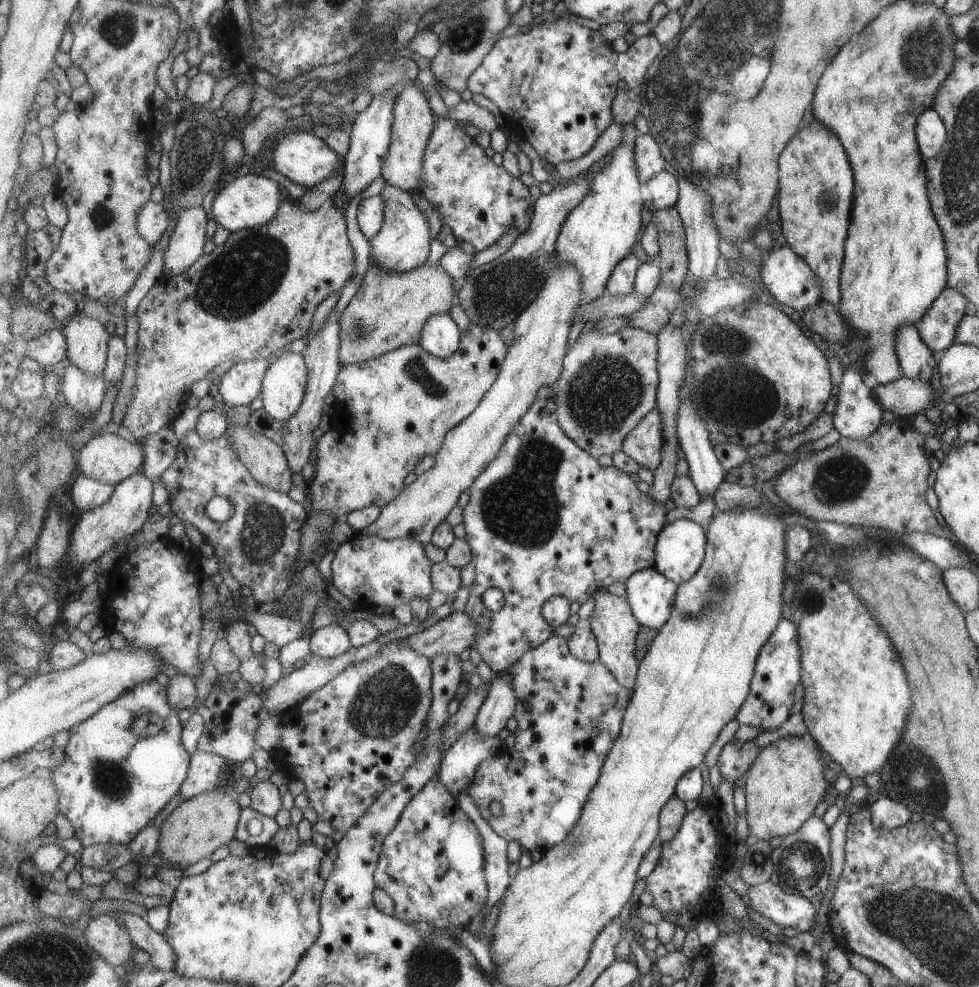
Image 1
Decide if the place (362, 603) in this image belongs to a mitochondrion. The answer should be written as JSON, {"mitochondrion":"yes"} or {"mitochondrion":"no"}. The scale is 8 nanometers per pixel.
{"mitochondrion":"no"}

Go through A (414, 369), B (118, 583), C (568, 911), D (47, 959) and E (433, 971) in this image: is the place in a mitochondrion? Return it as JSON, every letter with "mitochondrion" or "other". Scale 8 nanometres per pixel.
{"A":"mitochondrion","B":"other","C":"other","D":"mitochondrion","E":"mitochondrion"}

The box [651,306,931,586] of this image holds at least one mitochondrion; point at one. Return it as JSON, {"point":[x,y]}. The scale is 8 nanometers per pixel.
{"point":[734,389]}

